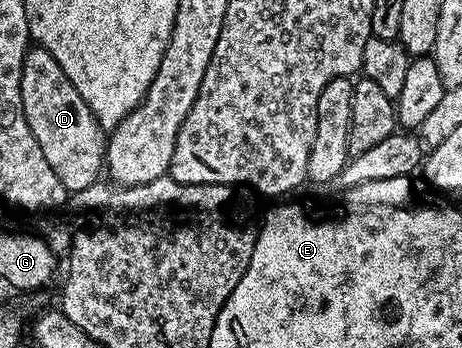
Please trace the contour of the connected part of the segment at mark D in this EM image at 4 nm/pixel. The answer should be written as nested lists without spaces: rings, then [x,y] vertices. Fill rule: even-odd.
[[[33,46],[25,54],[20,96],[28,127],[66,191],[87,188],[98,181],[106,165],[106,131],[102,130],[87,100],[79,96],[75,84],[67,80],[66,72],[46,49]]]

